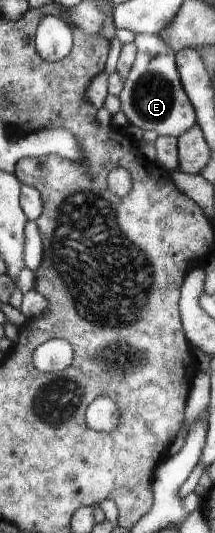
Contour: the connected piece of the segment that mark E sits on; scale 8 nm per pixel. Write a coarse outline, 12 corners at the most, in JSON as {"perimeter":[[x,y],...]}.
{"perimeter":[[136,34],[127,120],[178,139],[198,122],[175,52]]}

